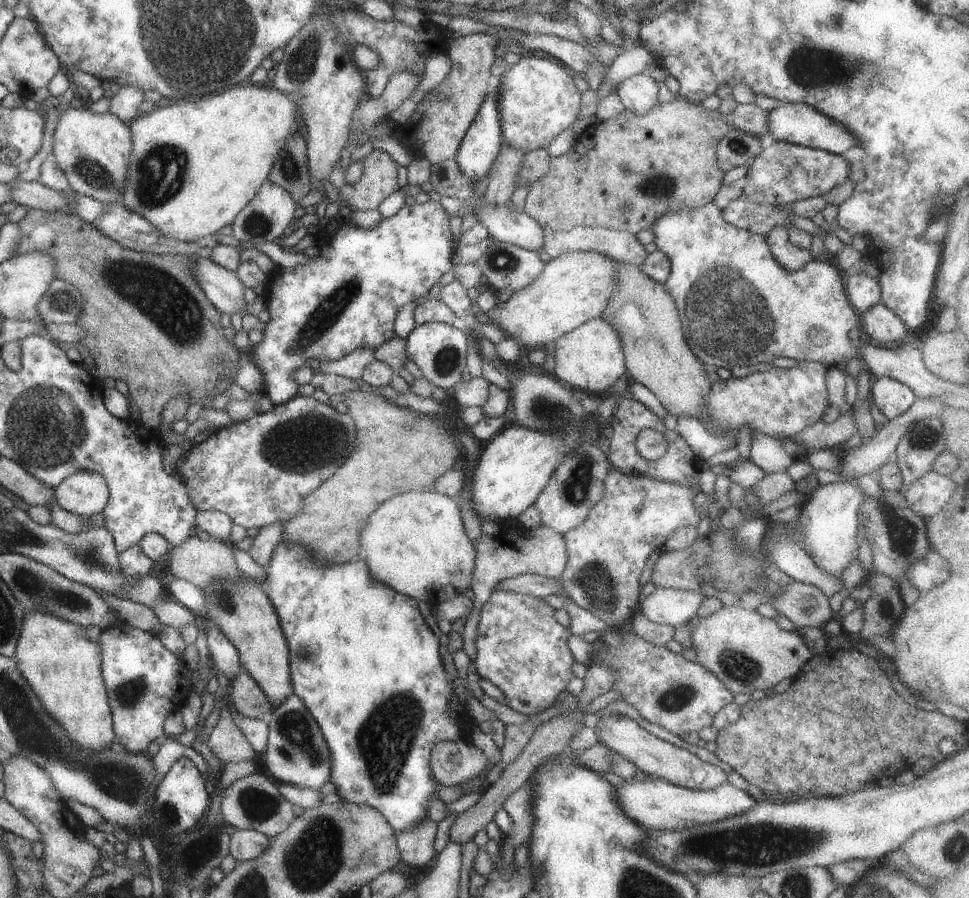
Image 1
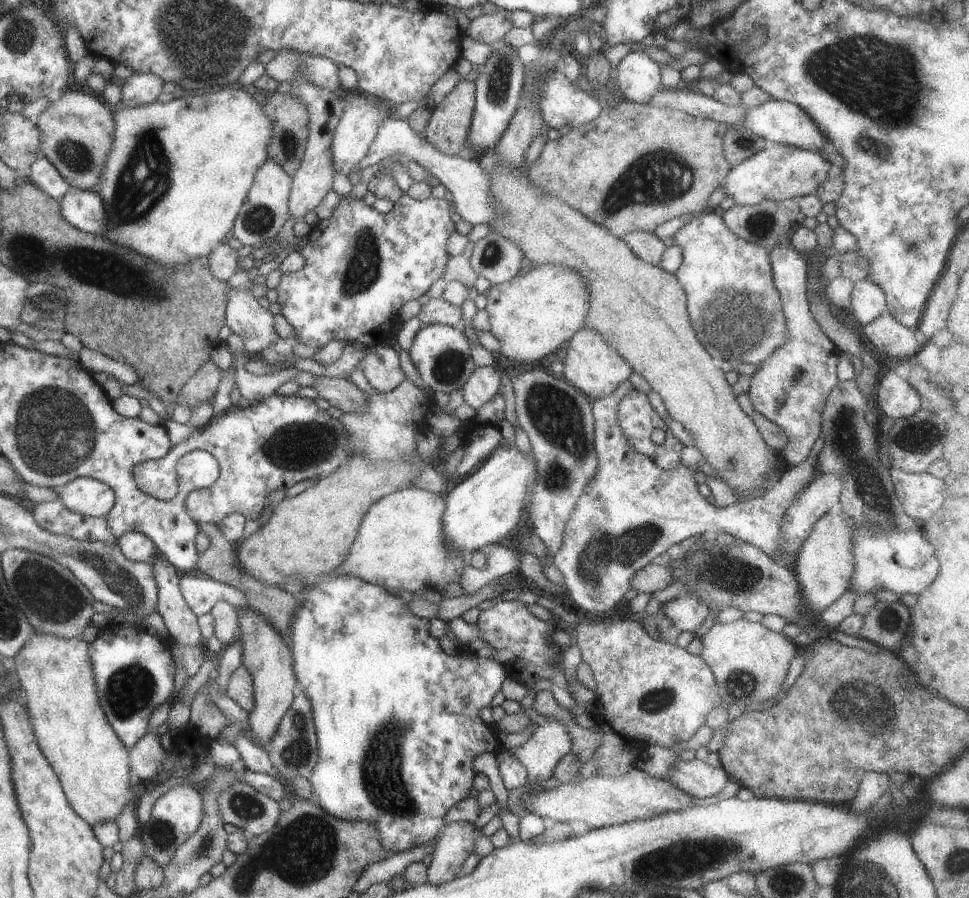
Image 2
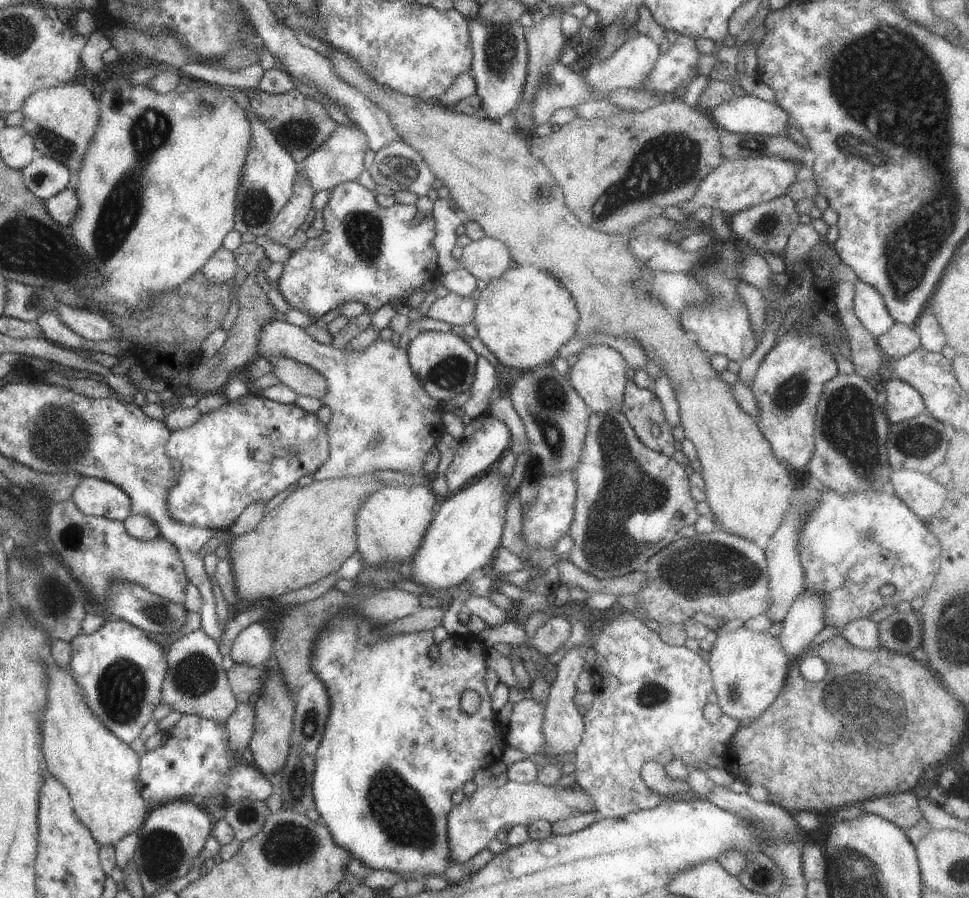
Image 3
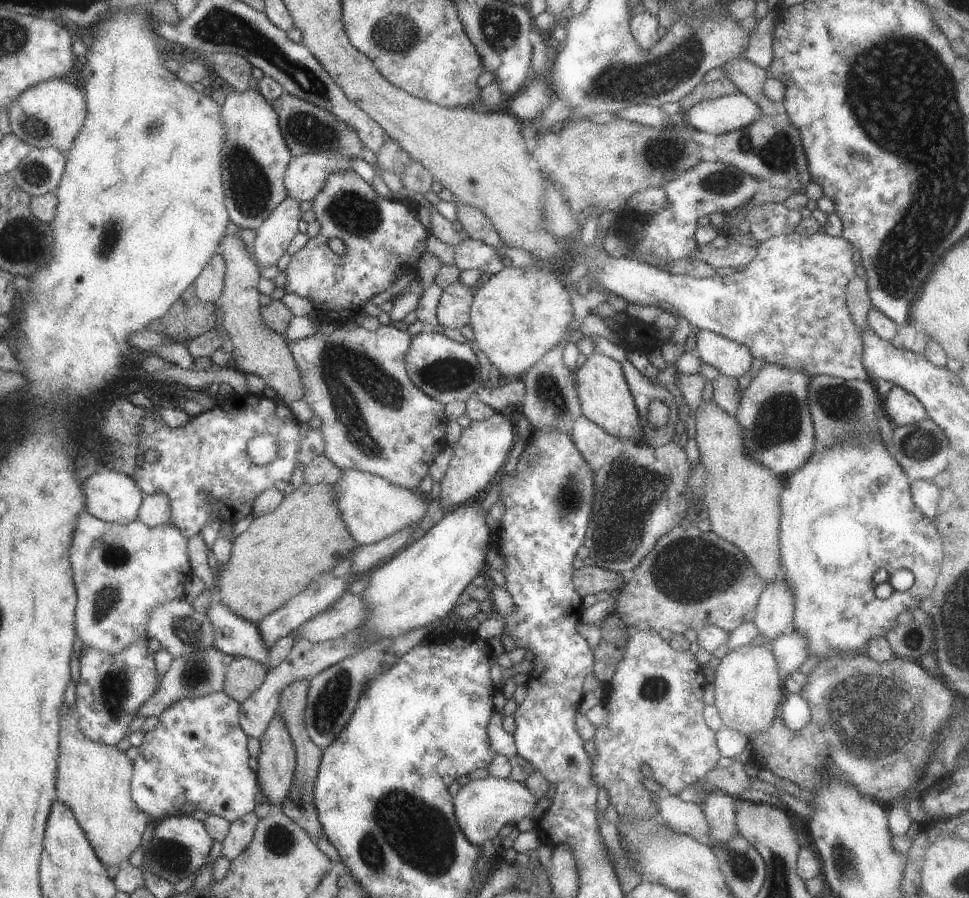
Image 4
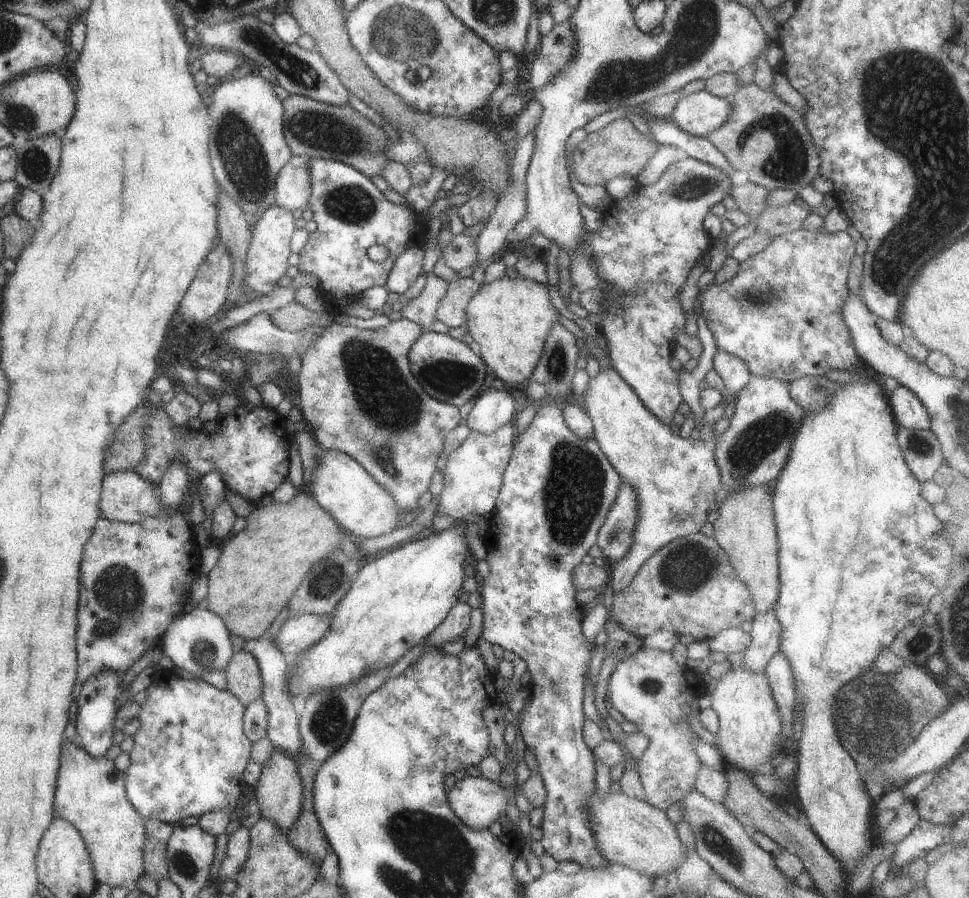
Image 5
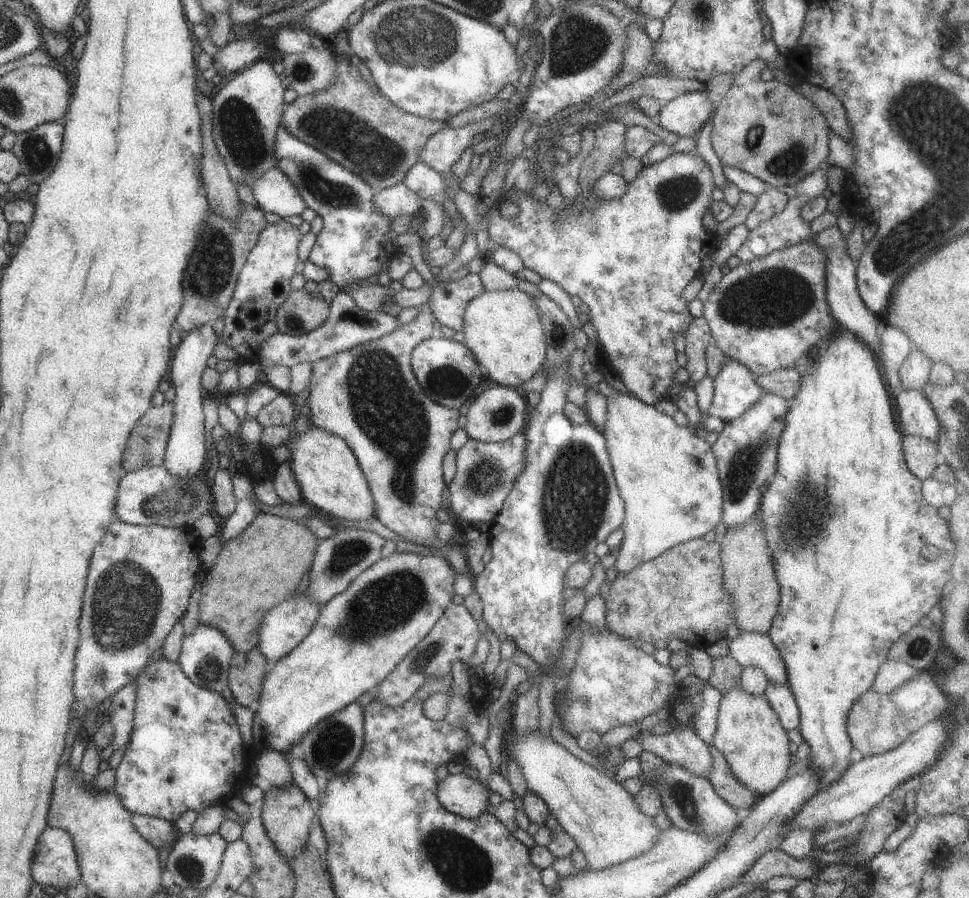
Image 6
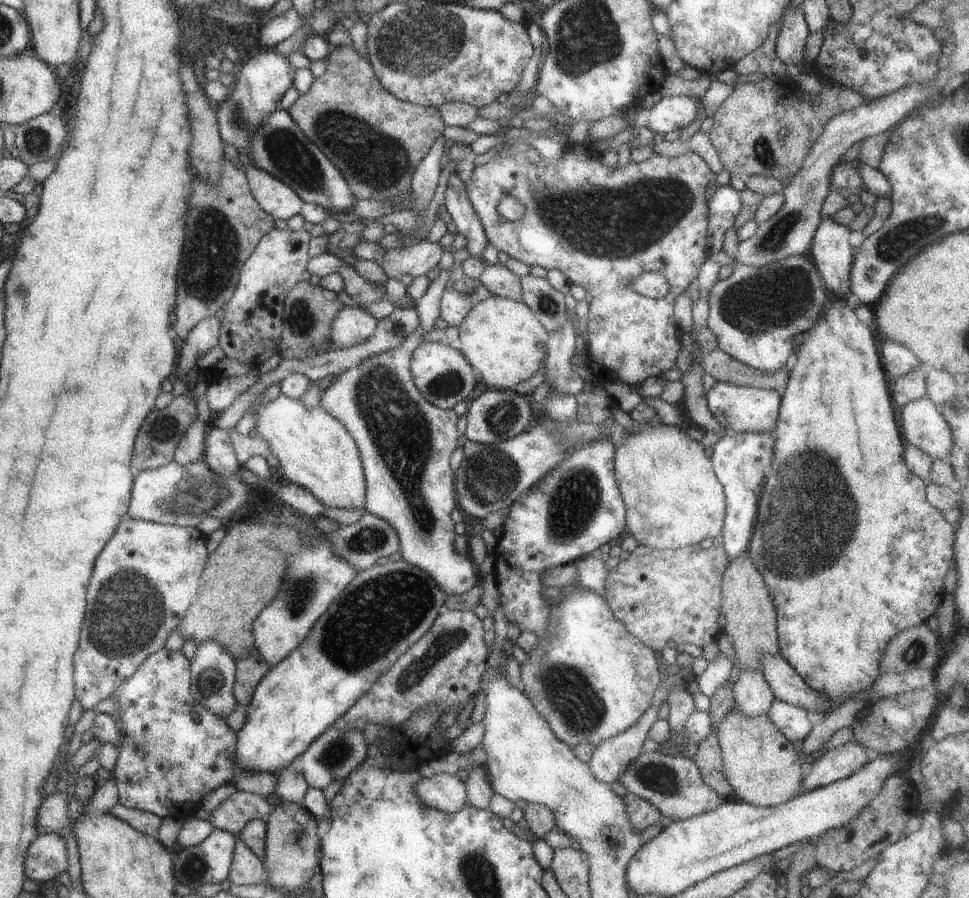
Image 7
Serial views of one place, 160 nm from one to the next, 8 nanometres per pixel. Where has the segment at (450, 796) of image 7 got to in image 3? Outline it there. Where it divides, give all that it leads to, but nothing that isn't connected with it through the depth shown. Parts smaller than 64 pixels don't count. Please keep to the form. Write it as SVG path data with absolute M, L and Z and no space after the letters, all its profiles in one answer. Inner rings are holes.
M507 781L503 786L493 783L477 787L471 796L463 797L459 804L453 805L446 820L447 846L450 860L461 864L486 848L487 843L495 838L503 826L532 823L543 819L550 824L569 817L595 812L593 799L575 783L562 787L560 785L543 786L533 783L516 783Z

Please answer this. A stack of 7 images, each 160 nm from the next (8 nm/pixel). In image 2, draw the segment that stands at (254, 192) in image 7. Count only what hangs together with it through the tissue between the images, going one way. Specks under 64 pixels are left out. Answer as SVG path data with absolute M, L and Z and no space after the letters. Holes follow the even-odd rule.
M353 90L350 91L344 98L344 107L330 142L330 155L336 172L347 176L353 169L356 169L356 164L365 156L371 141L376 137L381 121L389 117L397 106L399 104L381 99L371 99Z

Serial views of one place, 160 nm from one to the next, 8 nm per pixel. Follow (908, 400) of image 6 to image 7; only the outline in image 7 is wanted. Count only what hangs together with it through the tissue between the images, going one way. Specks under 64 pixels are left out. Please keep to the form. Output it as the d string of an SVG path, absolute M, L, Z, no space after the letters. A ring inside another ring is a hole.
M925 395L901 406L901 436L909 445L922 450L931 460L941 459L950 451L951 431L939 408Z

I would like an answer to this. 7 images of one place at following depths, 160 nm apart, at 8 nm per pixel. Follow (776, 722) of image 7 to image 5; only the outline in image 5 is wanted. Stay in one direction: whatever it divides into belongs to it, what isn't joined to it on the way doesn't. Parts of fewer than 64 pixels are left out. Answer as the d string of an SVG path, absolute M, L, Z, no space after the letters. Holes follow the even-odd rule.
M777 651L767 661L765 668L762 670L766 676L770 693L775 701L777 710L781 717L780 734L785 737L794 735L792 730L792 712L794 694L793 675L784 656Z

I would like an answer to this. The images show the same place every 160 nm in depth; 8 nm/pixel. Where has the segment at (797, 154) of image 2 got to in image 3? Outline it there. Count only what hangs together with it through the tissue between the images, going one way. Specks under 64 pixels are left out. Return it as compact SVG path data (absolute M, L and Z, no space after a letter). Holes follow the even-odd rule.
M771 155L746 159L725 159L702 177L689 200L676 206L685 210L687 215L701 206L709 206L712 210L721 210L729 216L744 208L785 195L787 187L797 181L797 174L801 167L801 163L797 164Z

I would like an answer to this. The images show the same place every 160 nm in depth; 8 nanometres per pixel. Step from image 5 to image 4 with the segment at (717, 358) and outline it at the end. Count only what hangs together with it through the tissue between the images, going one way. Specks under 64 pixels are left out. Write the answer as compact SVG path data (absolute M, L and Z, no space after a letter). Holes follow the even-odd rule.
M692 330L695 331L695 354L703 363L733 379L749 370L752 356L742 344L728 341L706 330Z

